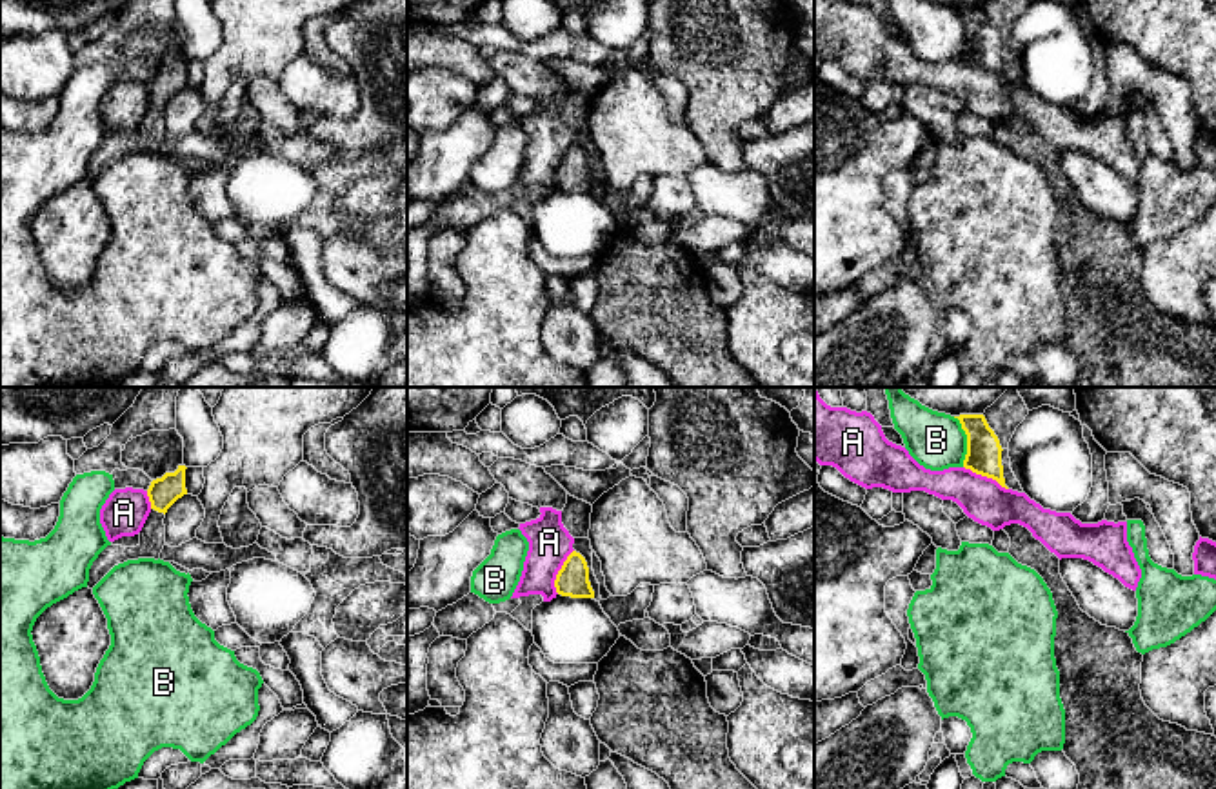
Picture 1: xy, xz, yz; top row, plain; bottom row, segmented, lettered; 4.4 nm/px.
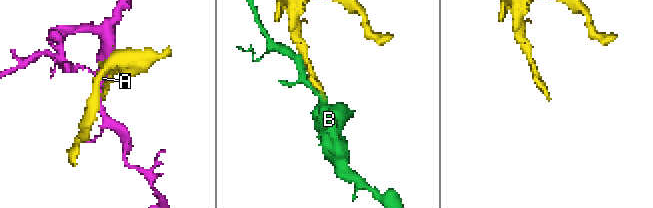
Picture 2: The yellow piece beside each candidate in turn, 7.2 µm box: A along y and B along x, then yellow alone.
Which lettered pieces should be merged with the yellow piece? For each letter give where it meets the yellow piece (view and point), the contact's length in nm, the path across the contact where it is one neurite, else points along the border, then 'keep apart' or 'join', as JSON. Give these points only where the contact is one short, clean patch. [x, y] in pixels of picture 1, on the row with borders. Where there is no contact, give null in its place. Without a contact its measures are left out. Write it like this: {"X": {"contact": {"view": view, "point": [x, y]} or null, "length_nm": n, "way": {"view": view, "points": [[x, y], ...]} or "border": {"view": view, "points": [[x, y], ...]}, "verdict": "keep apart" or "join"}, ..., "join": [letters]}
{"A": {"contact": {"view": "yz", "point": [986, 475]}, "length_nm": 220, "border": {"view": "yz", "points": [[964, 466], [995, 479], [1007, 489]]}, "verdict": "keep apart"}, "B": {"contact": {"view": "yz", "point": [967, 440]}, "length_nm": 220, "verdict": "keep apart"}, "join": []}

